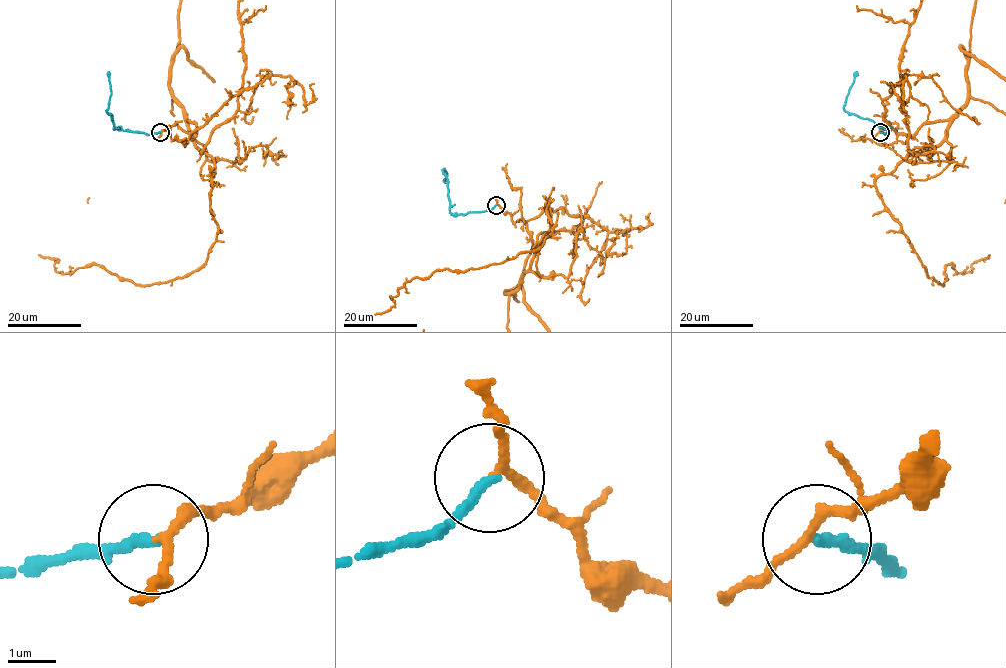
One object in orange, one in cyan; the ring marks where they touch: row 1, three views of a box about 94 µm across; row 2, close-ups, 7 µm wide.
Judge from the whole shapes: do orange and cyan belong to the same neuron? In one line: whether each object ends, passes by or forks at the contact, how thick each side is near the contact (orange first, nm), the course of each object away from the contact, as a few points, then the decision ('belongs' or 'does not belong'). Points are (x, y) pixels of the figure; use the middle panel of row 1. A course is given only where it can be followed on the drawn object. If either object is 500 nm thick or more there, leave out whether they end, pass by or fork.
orange passes by | cyan ends | 150/240 nm | orange via (495, 204), (531, 239), (521, 283), (506, 292), (524, 307) | cyan via (495, 204), (485, 211), (453, 214), (450, 212), (444, 169), (447, 172), (444, 182) | does not belong

